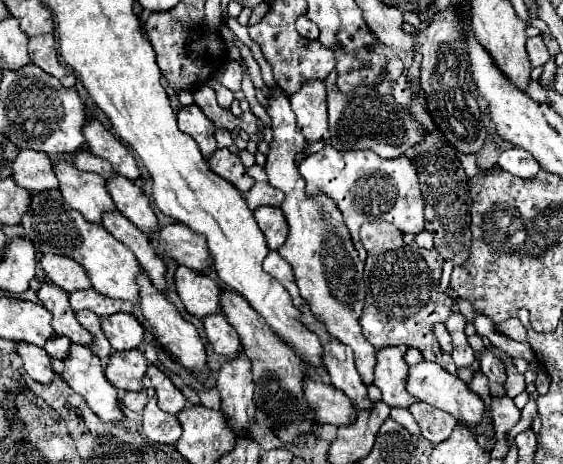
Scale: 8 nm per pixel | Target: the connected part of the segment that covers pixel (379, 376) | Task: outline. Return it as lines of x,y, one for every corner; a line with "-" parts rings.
383,347
377,351
375,385
383,393
383,401
389,407
409,407
417,399
407,393
407,363
403,361
407,347

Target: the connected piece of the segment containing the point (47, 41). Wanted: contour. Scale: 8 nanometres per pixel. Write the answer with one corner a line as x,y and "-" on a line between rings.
37,35
29,39
29,57
31,61
41,67
43,71
47,71
49,75
57,77
65,87
73,87
75,85
75,75
73,71
65,69
59,61
57,61
57,49
55,49
55,37
49,35

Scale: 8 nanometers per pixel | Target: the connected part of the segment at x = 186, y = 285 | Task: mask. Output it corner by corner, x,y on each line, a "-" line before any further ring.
177,267
174,281
179,297
191,315
205,317
219,311
221,289
213,279
189,267

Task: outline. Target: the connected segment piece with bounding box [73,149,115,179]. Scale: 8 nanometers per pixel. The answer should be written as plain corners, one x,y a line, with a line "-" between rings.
83,149
75,155
75,167
81,169
81,171
91,171
91,173
97,173
101,175
103,179
109,179
113,173
113,169
109,167
109,163
105,163
105,159
97,159
97,155
93,155
91,151

